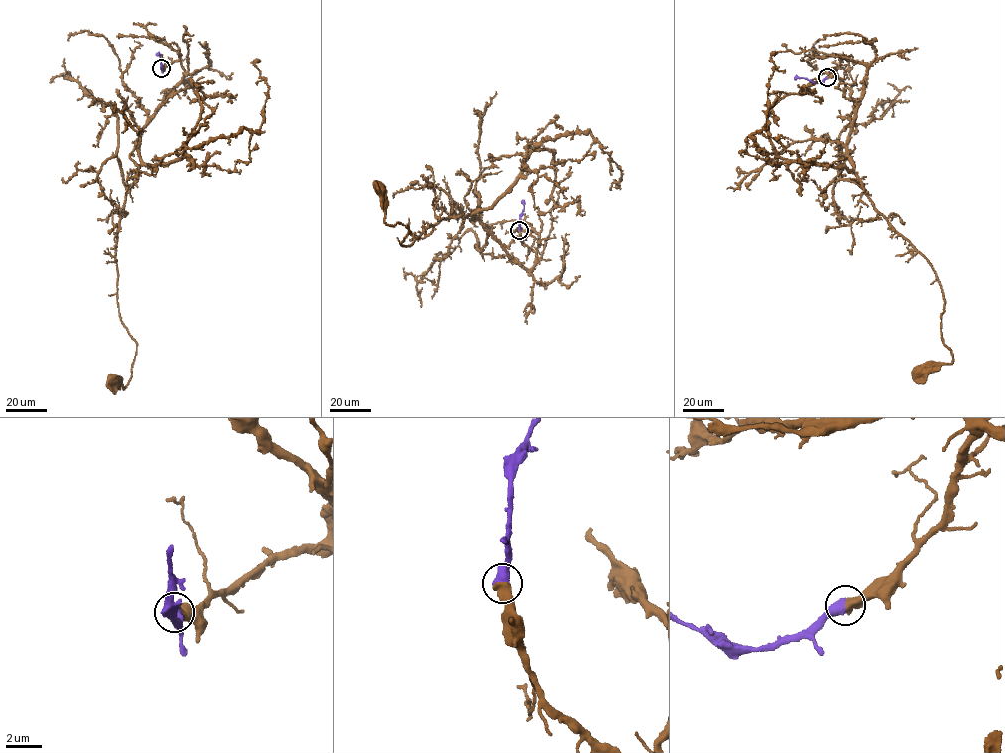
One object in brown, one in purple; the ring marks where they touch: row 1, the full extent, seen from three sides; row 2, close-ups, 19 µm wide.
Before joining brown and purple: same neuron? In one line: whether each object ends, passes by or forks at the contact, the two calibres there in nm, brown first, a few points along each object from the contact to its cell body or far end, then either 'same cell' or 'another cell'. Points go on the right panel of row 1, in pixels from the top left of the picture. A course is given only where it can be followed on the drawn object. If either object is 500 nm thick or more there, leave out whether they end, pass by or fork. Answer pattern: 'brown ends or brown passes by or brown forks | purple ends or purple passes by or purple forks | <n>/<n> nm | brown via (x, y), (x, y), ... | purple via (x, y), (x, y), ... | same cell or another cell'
600/650 nm | brown via (827, 77), (842, 57), (866, 66), (847, 155), (872, 206), (941, 286), (941, 338), (952, 359), (917, 372) | purple via (826, 77), (812, 83), (803, 78), (795, 79) | same cell

